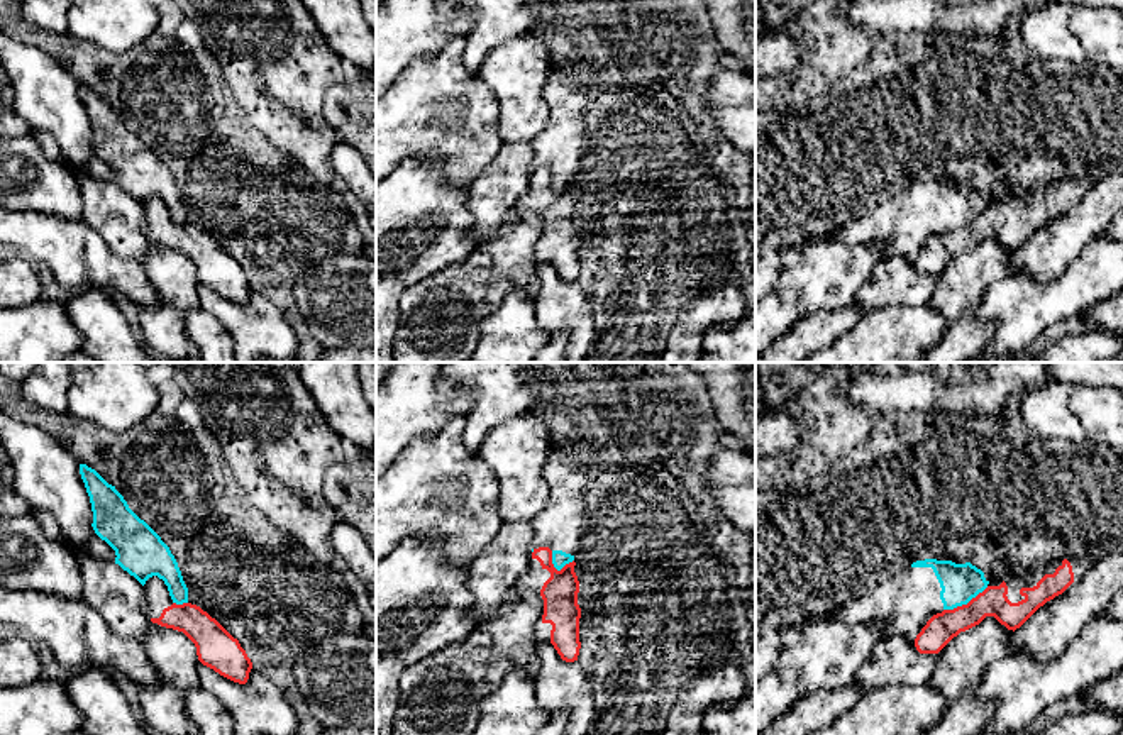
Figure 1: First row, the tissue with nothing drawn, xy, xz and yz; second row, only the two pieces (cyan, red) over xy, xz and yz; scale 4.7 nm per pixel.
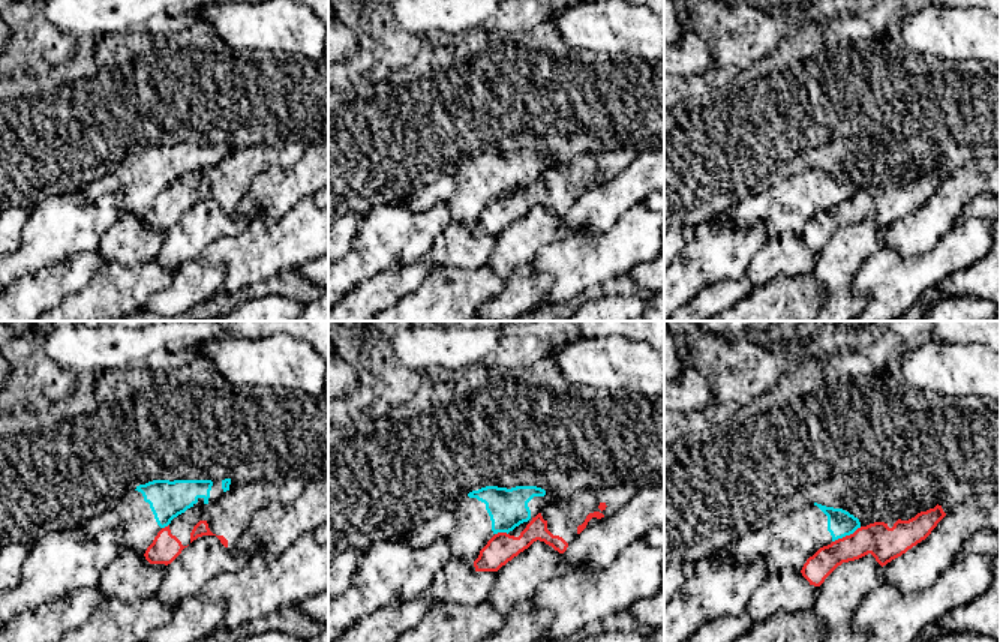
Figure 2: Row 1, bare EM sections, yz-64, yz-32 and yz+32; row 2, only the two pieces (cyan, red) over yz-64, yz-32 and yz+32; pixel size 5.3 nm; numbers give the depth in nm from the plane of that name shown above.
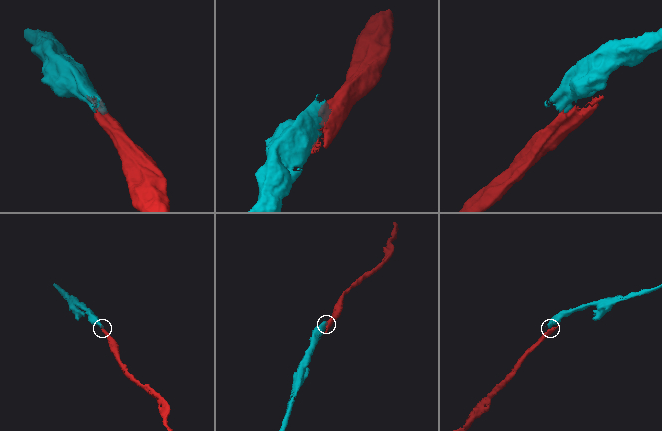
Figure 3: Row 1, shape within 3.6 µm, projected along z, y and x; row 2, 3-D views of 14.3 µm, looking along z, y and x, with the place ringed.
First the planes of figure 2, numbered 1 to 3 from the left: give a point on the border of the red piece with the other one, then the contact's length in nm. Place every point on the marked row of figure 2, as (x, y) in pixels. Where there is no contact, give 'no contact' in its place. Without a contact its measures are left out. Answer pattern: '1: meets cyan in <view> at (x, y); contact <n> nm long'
1: meets cyan in yz-64 at (165, 525); contact 50 nm long
2: meets cyan in yz-32 at (501, 531); contact 70 nm long
3: meets cyan in yz+32 at (846, 534); contact 180 nm long

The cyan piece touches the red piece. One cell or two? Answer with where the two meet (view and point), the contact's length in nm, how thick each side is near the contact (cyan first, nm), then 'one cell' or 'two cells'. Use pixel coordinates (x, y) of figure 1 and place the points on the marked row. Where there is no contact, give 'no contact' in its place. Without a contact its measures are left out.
contact yz (966, 603); length 240 nm; calibres 180 and 150 nm; two cells

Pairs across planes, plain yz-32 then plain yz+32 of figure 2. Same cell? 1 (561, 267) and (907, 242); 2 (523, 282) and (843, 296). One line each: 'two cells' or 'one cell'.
1: two cells
2: one cell

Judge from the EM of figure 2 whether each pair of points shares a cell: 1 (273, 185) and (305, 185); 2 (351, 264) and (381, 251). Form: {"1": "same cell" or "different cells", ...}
{"1": "same cell", "2": "same cell"}

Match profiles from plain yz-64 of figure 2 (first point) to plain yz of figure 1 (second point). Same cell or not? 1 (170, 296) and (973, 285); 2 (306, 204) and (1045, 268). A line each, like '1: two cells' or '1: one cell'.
1: one cell
2: two cells

